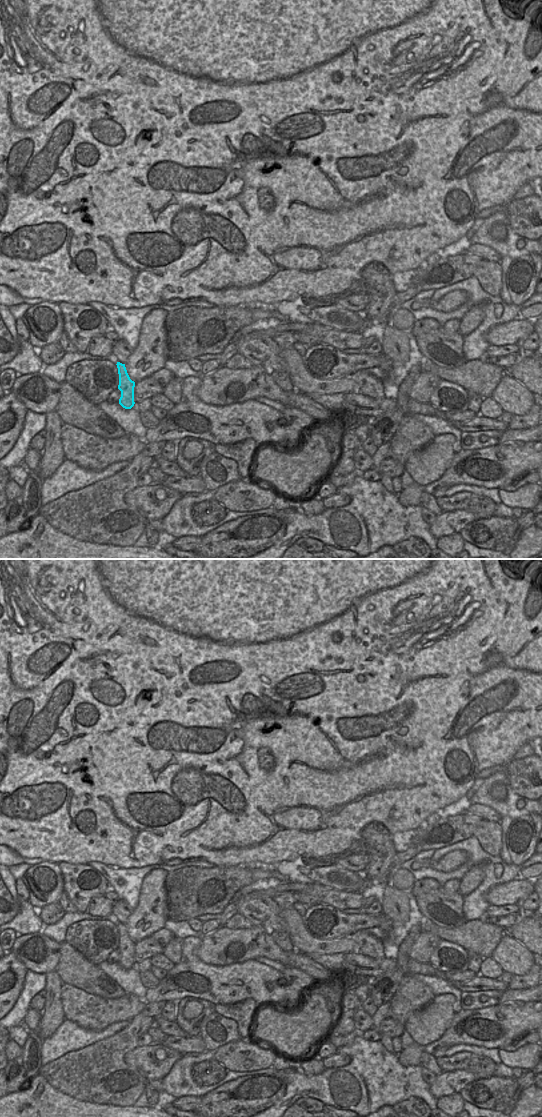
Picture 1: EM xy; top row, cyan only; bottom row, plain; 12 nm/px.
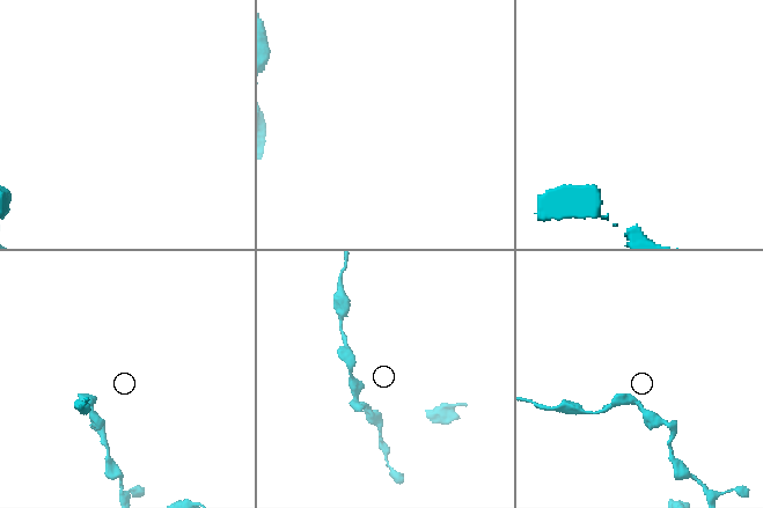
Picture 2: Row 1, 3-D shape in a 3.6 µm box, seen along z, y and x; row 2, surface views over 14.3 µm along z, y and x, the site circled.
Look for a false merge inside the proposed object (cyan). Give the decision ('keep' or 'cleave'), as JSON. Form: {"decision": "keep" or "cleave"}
{"decision": "keep"}

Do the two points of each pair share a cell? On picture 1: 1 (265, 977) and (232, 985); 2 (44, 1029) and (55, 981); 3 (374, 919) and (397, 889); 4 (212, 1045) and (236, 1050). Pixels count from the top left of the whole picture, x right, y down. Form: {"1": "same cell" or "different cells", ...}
{"1": "same cell", "2": "same cell", "3": "different cells", "4": "different cells"}

